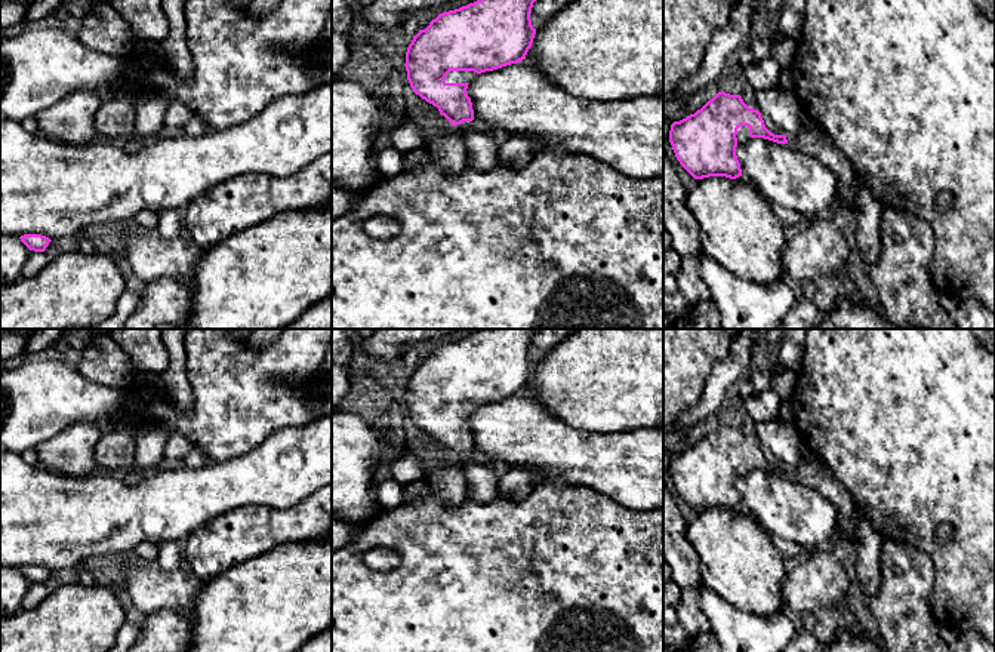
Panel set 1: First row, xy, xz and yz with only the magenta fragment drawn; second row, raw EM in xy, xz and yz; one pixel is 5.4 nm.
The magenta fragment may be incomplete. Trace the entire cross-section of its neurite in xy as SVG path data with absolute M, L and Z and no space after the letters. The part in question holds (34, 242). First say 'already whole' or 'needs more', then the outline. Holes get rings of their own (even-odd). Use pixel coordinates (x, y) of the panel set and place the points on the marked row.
already whole | M24 234L19 239L30 250L34 252L44 252L52 242L49 237L41 234Z

